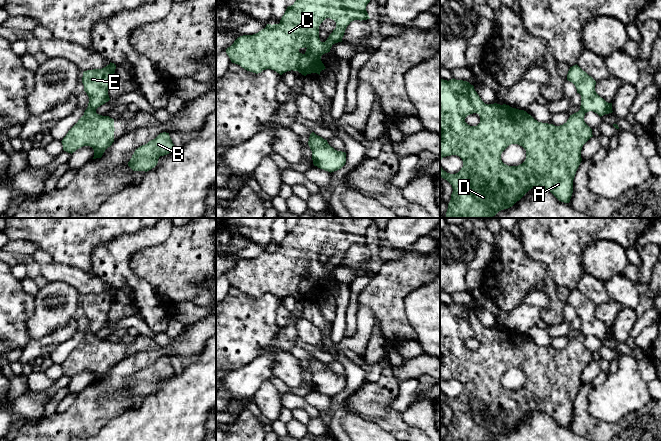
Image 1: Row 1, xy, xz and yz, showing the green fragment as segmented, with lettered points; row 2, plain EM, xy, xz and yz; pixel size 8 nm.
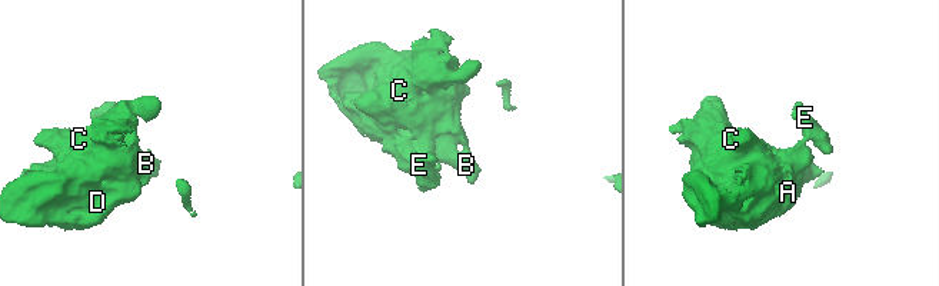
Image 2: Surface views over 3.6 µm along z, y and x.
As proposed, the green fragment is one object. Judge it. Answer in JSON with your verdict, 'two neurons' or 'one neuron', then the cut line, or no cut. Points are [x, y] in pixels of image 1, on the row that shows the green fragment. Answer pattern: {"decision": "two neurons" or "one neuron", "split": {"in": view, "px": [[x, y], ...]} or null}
{"decision": "two neurons", "split": {"in": "xy", "px": [[87, 108], [95, 111]]}}

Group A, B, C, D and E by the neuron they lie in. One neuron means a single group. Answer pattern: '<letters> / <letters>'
A B C D / E

